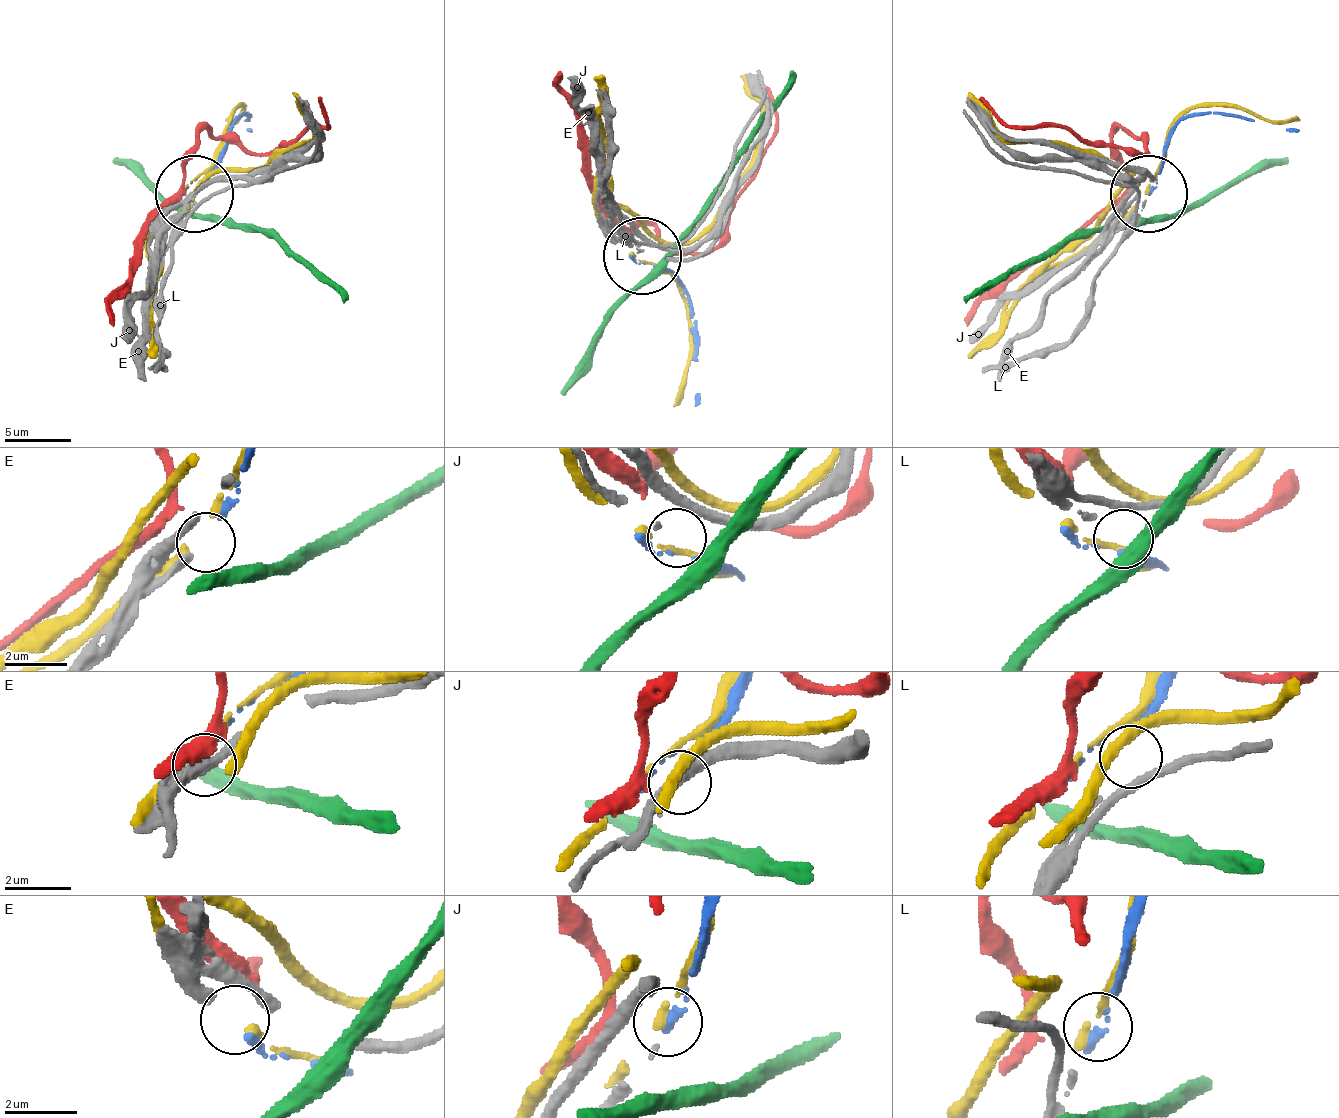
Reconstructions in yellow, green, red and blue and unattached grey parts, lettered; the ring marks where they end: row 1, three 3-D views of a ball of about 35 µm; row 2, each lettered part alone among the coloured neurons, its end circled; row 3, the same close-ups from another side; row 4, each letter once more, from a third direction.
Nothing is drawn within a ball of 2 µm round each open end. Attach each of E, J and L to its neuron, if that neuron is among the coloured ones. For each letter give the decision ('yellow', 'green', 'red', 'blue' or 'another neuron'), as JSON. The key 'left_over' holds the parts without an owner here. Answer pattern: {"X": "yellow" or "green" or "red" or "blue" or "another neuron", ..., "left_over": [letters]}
{"E": "blue", "J": "another neuron", "L": "another neuron", "left_over": ["J", "L"]}

